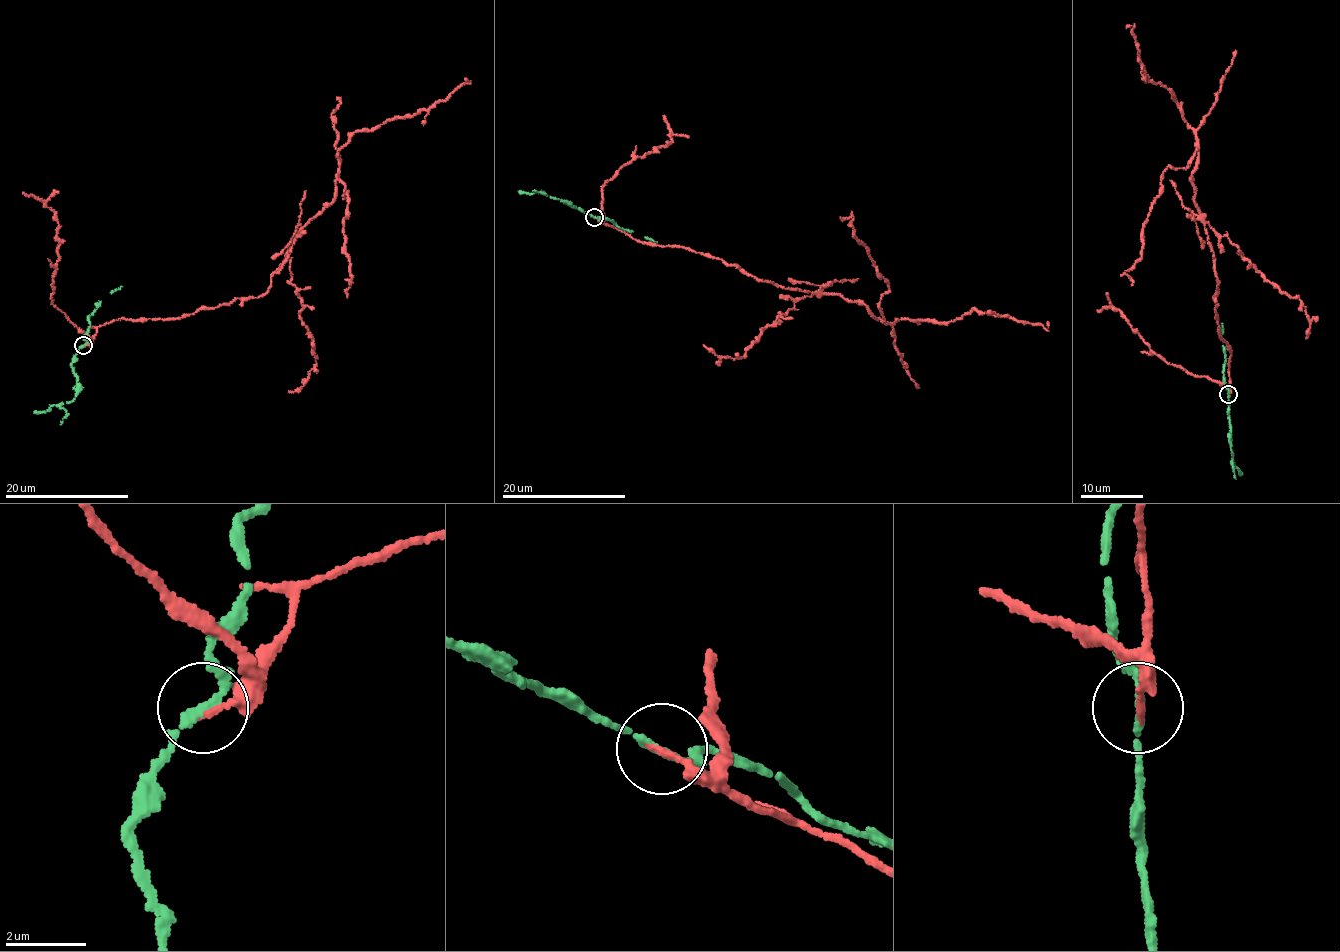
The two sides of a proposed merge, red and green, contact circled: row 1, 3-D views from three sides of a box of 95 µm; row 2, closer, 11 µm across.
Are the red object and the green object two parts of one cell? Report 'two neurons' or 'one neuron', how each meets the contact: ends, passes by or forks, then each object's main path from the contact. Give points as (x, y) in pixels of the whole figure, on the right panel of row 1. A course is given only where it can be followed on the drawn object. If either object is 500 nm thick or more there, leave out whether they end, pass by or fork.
two neurons; red ends there; green passes by; red runs (1228, 395), (1214, 253), (1193, 198), (1195, 130), (1173, 94), (1145, 80), (1127, 25); green runs (1228, 394), (1230, 445), (1240, 475)

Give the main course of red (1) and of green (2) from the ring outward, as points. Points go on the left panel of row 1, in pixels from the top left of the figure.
1: (82, 346), (118, 318), (266, 292), (331, 202), (339, 150), (355, 132), (429, 109), (464, 78)
2: (82, 345), (72, 364), (76, 395), (67, 403), (34, 413)

